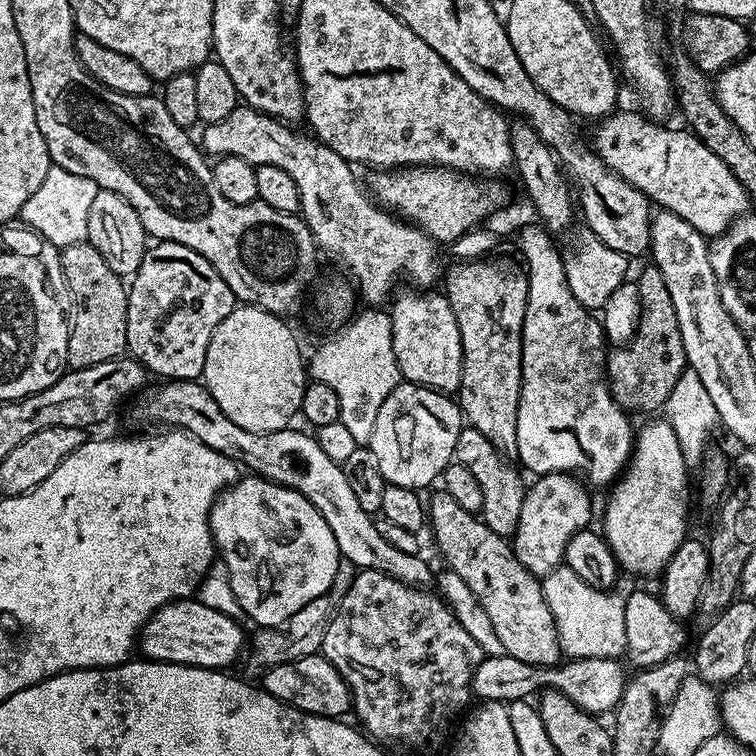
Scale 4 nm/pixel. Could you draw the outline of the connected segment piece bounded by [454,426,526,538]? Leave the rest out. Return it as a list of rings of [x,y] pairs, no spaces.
[[[465,426],[458,434],[454,460],[455,463],[466,466],[466,470],[474,474],[478,486],[482,486],[484,524],[490,526],[494,534],[505,538],[511,537],[518,526],[518,514],[522,514],[522,498],[526,487],[526,480],[516,473],[517,465],[501,456],[500,451],[490,442],[490,438],[486,438],[486,434],[471,426]]]

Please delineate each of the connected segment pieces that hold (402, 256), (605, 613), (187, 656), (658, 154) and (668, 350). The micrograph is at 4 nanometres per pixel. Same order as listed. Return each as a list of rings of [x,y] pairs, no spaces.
[[[237,106],[230,114],[226,114],[226,118],[222,118],[222,122],[214,122],[203,129],[204,144],[202,140],[202,148],[212,158],[221,156],[246,158],[246,162],[254,165],[278,166],[280,169],[286,170],[286,174],[290,174],[290,178],[294,178],[294,186],[298,186],[299,215],[308,223],[308,228],[312,232],[312,237],[316,239],[317,245],[323,251],[325,248],[329,258],[337,260],[352,275],[351,283],[354,285],[359,299],[361,296],[365,300],[365,305],[387,305],[393,295],[392,287],[400,279],[409,280],[412,283],[409,285],[420,290],[428,290],[439,285],[442,280],[441,245],[437,241],[431,240],[415,224],[409,224],[381,208],[366,191],[365,185],[361,181],[361,185],[356,181],[356,176],[352,173],[353,165],[349,161],[343,160],[334,150],[330,150],[330,146],[326,146],[322,141],[316,139],[315,135],[303,136],[302,133],[295,132],[292,128],[295,127],[291,123],[275,120],[272,116],[262,114],[247,106]]]
[[[558,567],[549,576],[543,577],[544,597],[554,614],[563,655],[575,659],[612,659],[623,657],[626,646],[626,629],[623,595],[595,589],[574,574],[573,570]]]
[[[195,598],[187,600],[172,600],[162,606],[140,629],[138,648],[147,659],[159,660],[162,664],[189,664],[191,668],[227,669],[240,656],[240,651],[246,648],[246,632],[240,629],[241,621],[235,616],[227,616],[218,610],[210,610],[210,606],[202,606]]]
[[[613,111],[597,123],[594,151],[607,168],[633,184],[653,205],[672,211],[707,238],[720,236],[749,211],[747,190],[726,162],[691,131],[675,132],[639,111],[620,111]]]
[[[648,266],[642,279],[642,307],[636,335],[626,346],[613,347],[606,356],[606,376],[610,381],[612,396],[629,414],[659,413],[685,367],[682,334],[679,333],[674,303],[670,300],[662,274],[655,266]]]

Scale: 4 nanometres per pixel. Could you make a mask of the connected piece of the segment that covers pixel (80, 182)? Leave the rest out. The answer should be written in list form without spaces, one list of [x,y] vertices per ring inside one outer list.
[[[54,166],[46,178],[42,178],[42,186],[26,198],[26,206],[22,206],[19,219],[58,249],[83,244],[88,238],[90,206],[101,190],[90,178],[82,178],[82,174],[70,174],[70,170]]]

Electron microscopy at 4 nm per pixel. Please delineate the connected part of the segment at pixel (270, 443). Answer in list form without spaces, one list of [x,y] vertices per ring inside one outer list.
[[[168,380],[161,384],[164,384],[161,388],[153,387],[143,397],[145,400],[140,404],[142,419],[156,424],[152,426],[175,426],[186,431],[210,446],[210,450],[218,450],[224,456],[233,457],[237,465],[244,467],[245,464],[249,473],[298,490],[298,494],[307,498],[316,507],[318,514],[326,518],[330,531],[334,533],[334,542],[338,542],[341,557],[354,562],[357,570],[381,572],[413,586],[428,586],[431,582],[432,572],[423,560],[423,555],[406,554],[406,550],[398,550],[398,546],[390,546],[390,542],[382,538],[373,513],[362,510],[350,482],[346,482],[341,461],[330,458],[330,454],[322,450],[315,435],[307,436],[306,433],[299,432],[296,426],[270,433],[244,430],[222,412],[203,383],[194,380]]]

